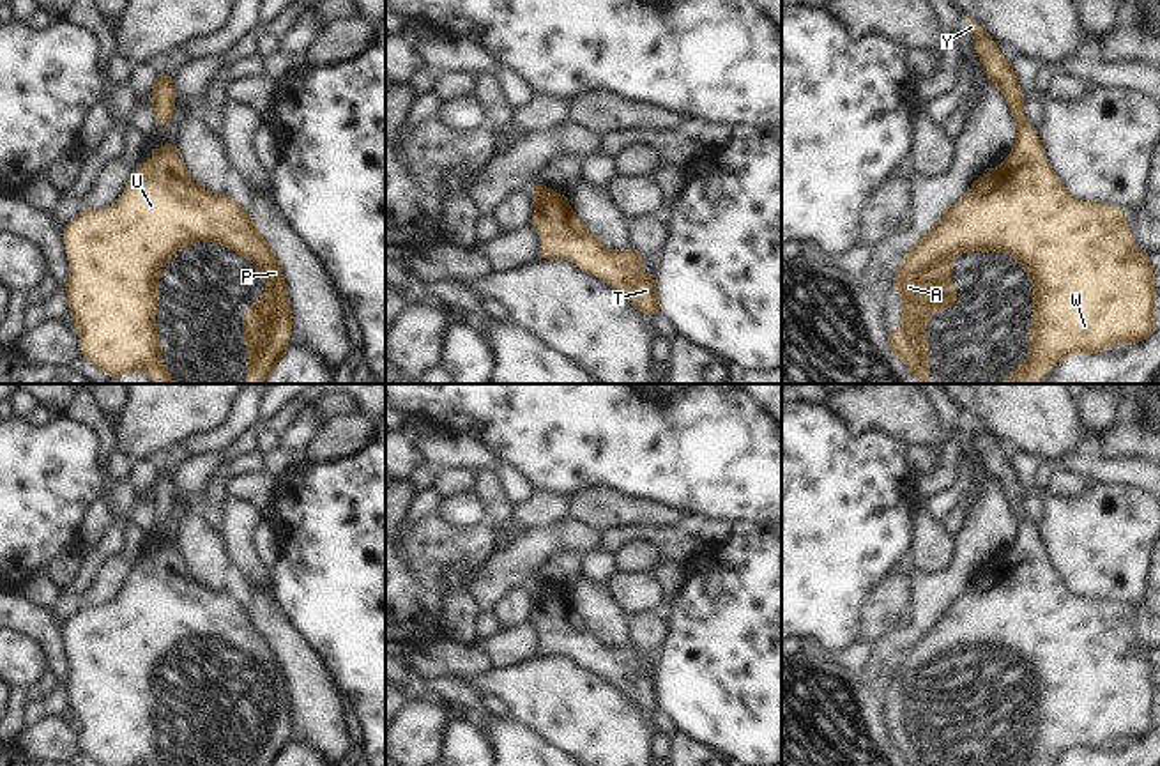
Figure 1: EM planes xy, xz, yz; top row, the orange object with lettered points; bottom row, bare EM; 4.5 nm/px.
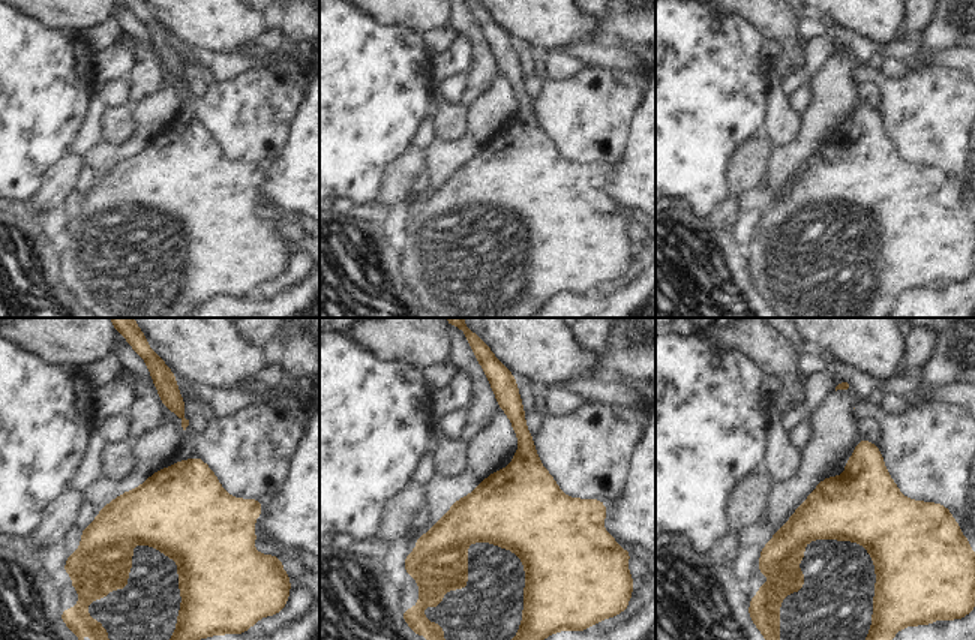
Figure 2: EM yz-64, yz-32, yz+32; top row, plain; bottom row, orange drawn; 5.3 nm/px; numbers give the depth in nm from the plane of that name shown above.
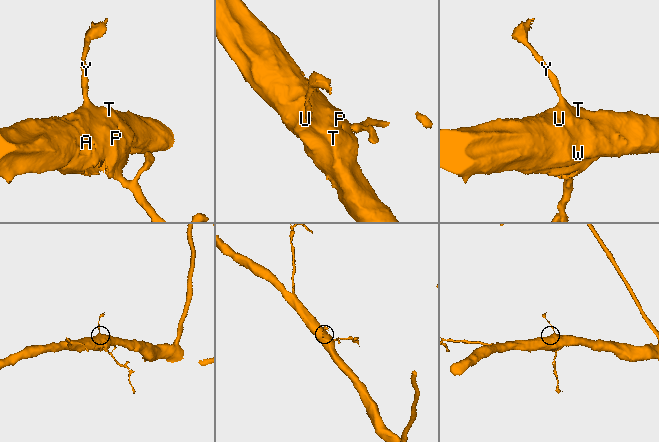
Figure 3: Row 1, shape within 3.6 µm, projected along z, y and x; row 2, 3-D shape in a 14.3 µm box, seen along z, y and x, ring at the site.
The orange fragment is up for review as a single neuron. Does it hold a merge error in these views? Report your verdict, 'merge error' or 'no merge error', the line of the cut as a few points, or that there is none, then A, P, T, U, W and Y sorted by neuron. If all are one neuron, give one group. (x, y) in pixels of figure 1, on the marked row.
no merge error; no cut; A P T U W Y

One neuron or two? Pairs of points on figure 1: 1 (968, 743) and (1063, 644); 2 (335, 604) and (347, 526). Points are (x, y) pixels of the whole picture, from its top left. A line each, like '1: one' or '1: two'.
1: one
2: one

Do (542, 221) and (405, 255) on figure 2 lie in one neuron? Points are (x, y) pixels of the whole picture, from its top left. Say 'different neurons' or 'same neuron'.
same neuron

